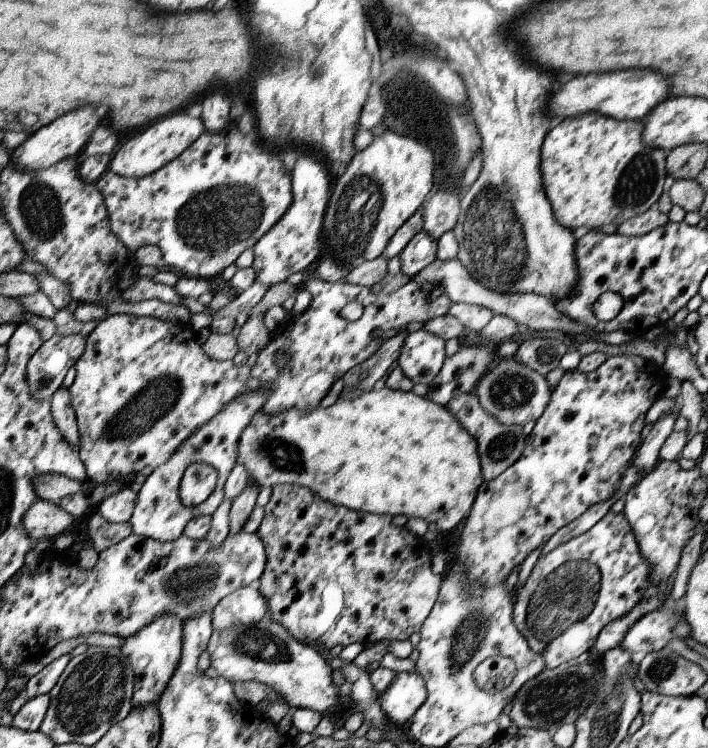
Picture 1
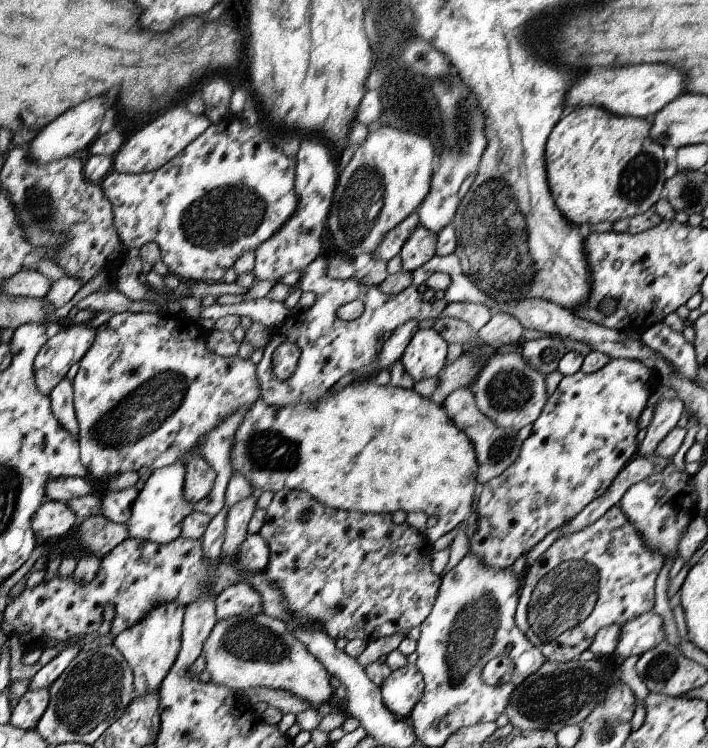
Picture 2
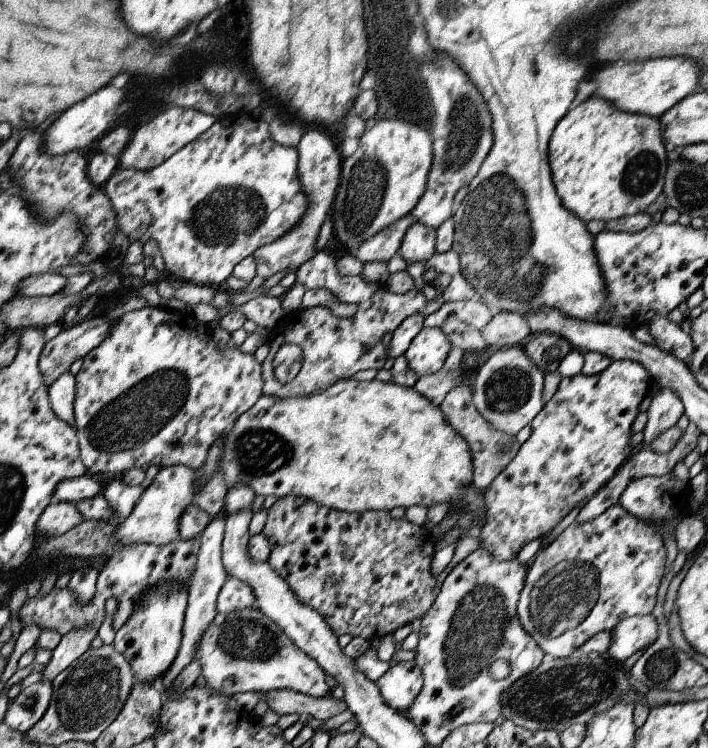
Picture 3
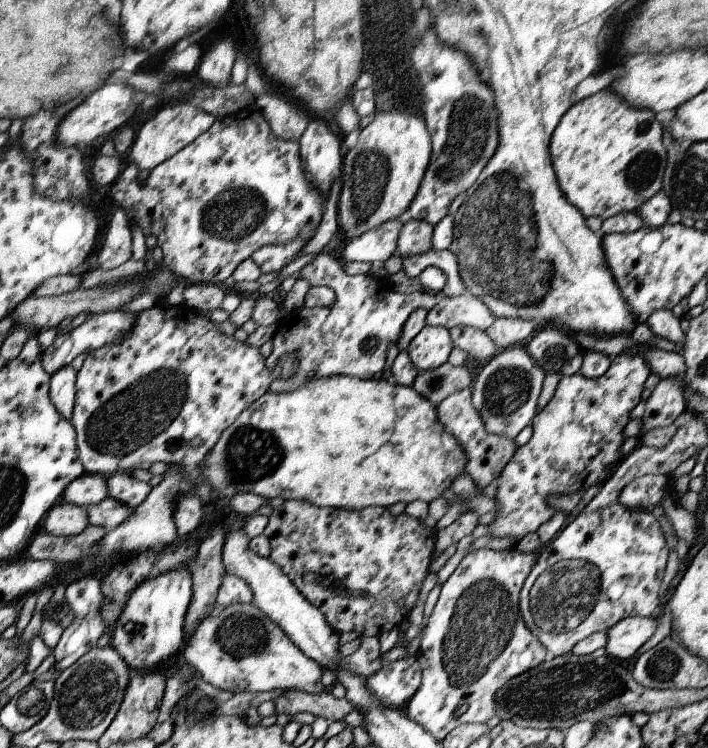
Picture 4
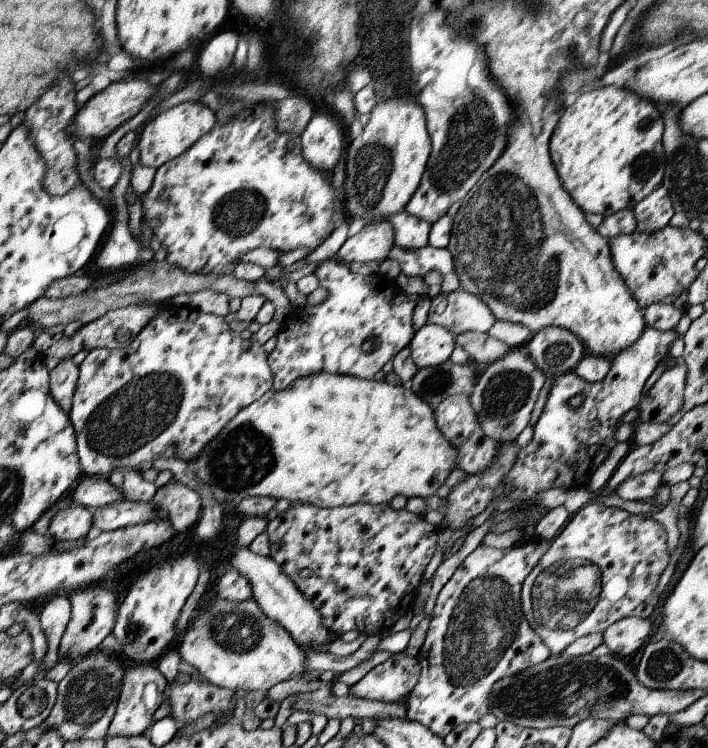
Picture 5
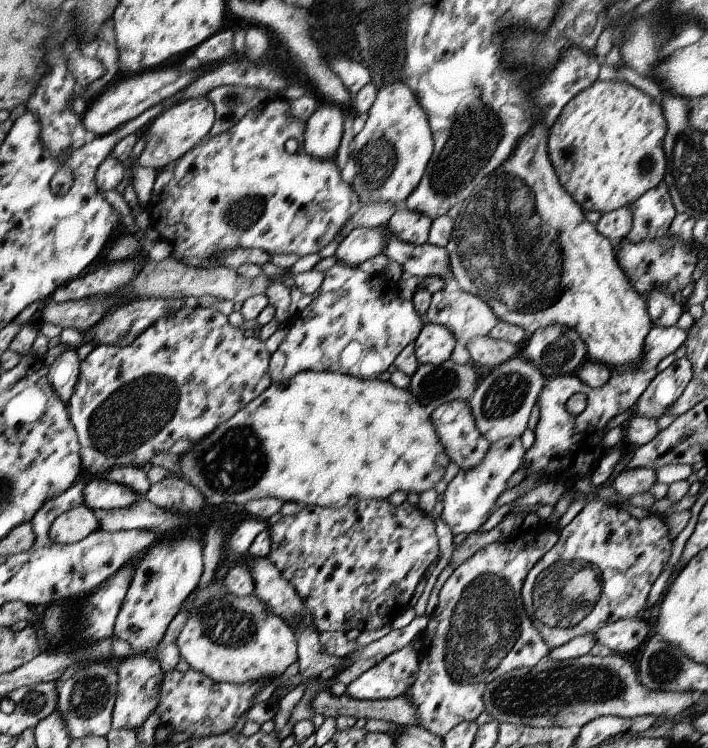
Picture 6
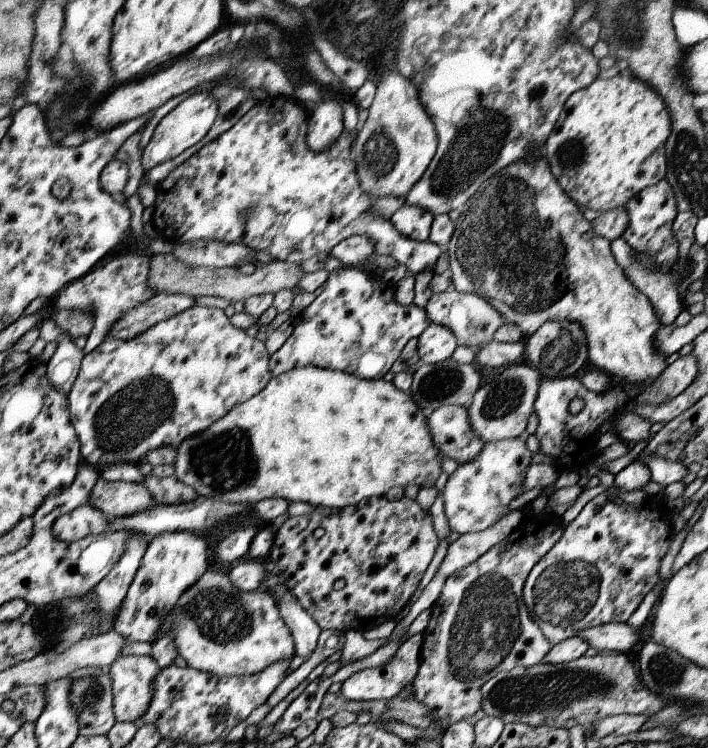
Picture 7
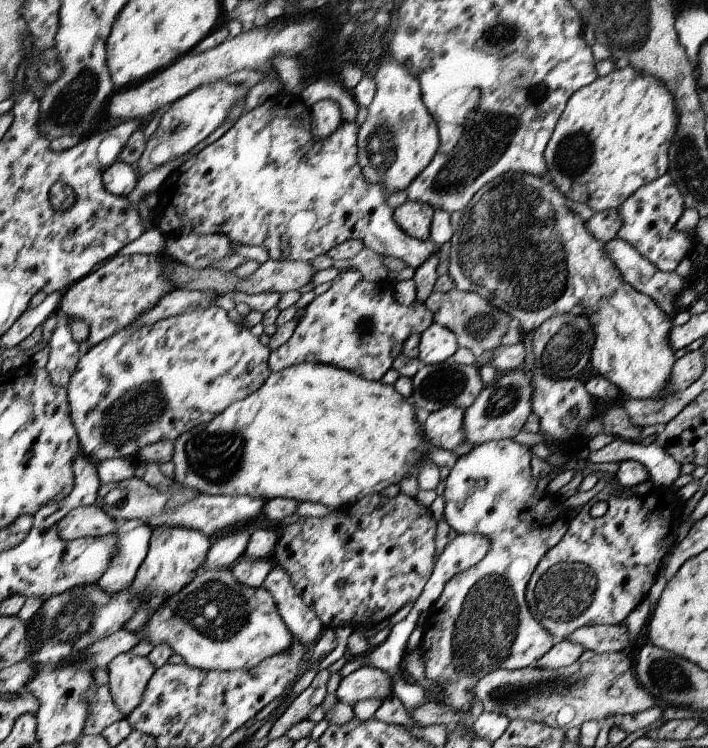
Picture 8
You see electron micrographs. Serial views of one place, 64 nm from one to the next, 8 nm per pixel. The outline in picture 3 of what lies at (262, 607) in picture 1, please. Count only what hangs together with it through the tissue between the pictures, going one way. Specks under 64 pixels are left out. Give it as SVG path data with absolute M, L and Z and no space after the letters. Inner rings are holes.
M227 577L217 598L217 614L254 609L255 604L254 590L247 582L236 577Z

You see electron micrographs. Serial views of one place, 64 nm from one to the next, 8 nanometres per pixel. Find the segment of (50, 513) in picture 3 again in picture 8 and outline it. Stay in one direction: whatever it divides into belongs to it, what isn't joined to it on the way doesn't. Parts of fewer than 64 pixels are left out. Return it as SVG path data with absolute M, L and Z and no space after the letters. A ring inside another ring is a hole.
M88 504L66 513L58 522L58 534L67 541L84 537L100 537L117 530L119 521L106 514L102 507Z

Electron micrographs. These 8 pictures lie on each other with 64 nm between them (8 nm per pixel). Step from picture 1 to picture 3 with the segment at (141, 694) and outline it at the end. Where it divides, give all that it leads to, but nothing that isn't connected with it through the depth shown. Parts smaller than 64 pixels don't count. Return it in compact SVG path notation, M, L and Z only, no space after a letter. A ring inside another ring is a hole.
M162 582L162 586L154 586L150 594L142 598L137 613L129 622L115 632L113 645L132 664L136 682L152 682L160 684L160 679L172 668L181 648L184 636L185 610L188 608L189 588L176 582Z

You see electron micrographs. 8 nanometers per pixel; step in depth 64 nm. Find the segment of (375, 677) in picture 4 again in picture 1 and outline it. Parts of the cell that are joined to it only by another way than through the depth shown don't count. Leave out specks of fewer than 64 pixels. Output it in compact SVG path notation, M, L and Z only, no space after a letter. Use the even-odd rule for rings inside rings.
M399 672L379 697L380 708L390 723L406 727L427 696L426 684L420 673Z

